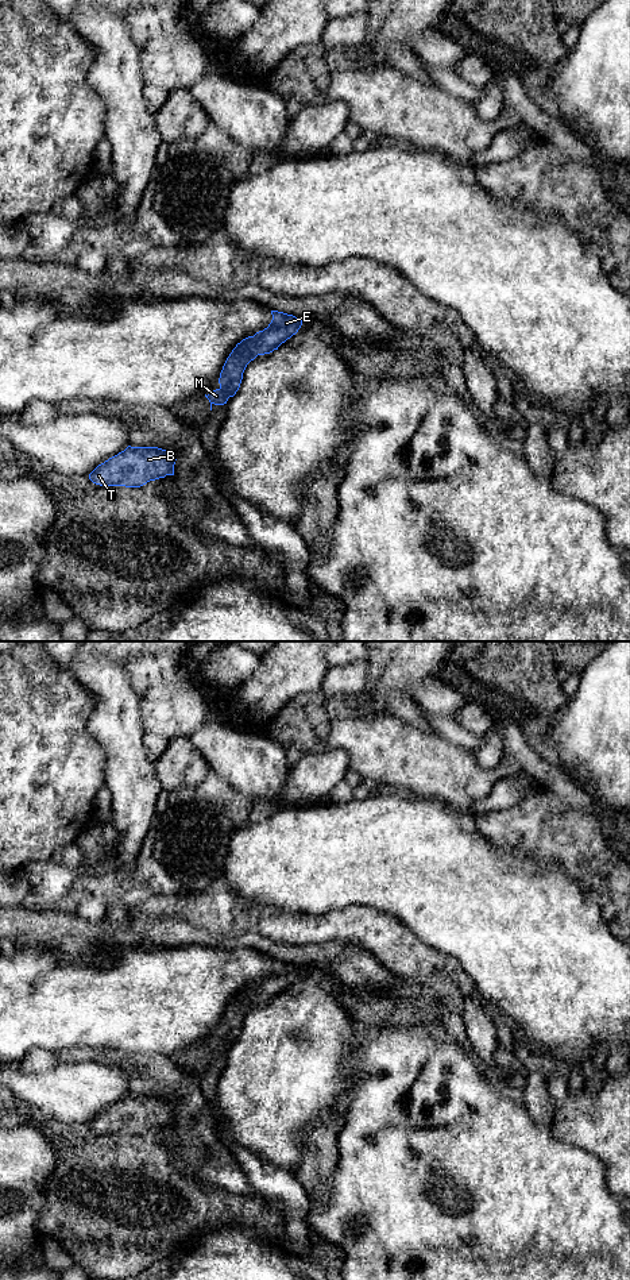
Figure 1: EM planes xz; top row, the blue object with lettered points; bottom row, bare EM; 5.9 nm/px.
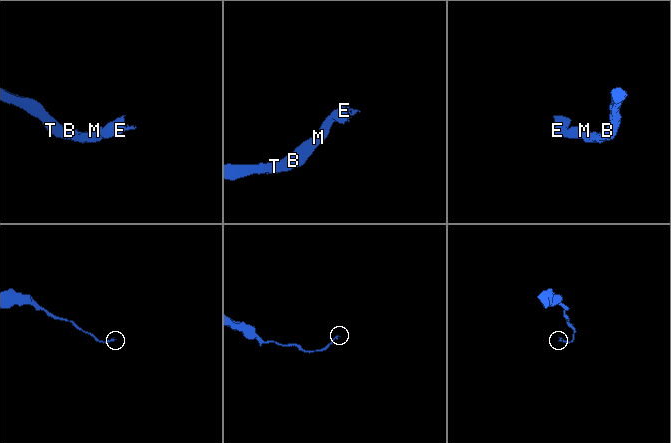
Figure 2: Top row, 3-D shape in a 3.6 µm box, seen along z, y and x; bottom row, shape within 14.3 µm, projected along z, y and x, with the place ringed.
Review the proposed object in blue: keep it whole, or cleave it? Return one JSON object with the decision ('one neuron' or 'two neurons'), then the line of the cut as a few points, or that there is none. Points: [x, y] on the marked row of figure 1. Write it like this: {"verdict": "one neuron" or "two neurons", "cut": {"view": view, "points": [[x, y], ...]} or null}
{"verdict": "one neuron", "cut": null}

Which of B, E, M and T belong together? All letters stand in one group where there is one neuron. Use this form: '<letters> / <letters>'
B E M T

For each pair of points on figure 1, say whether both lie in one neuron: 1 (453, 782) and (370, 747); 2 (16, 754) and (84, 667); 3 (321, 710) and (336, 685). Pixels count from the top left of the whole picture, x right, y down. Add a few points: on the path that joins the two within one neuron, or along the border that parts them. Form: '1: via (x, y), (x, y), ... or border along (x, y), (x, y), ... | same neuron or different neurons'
1: via (433, 767), (390, 750) | same neuron
2: border along (57, 664), (66, 670), (88, 691), (93, 705) | different neurons
3: border along (320, 690), (328, 694), (343, 694) | different neurons

